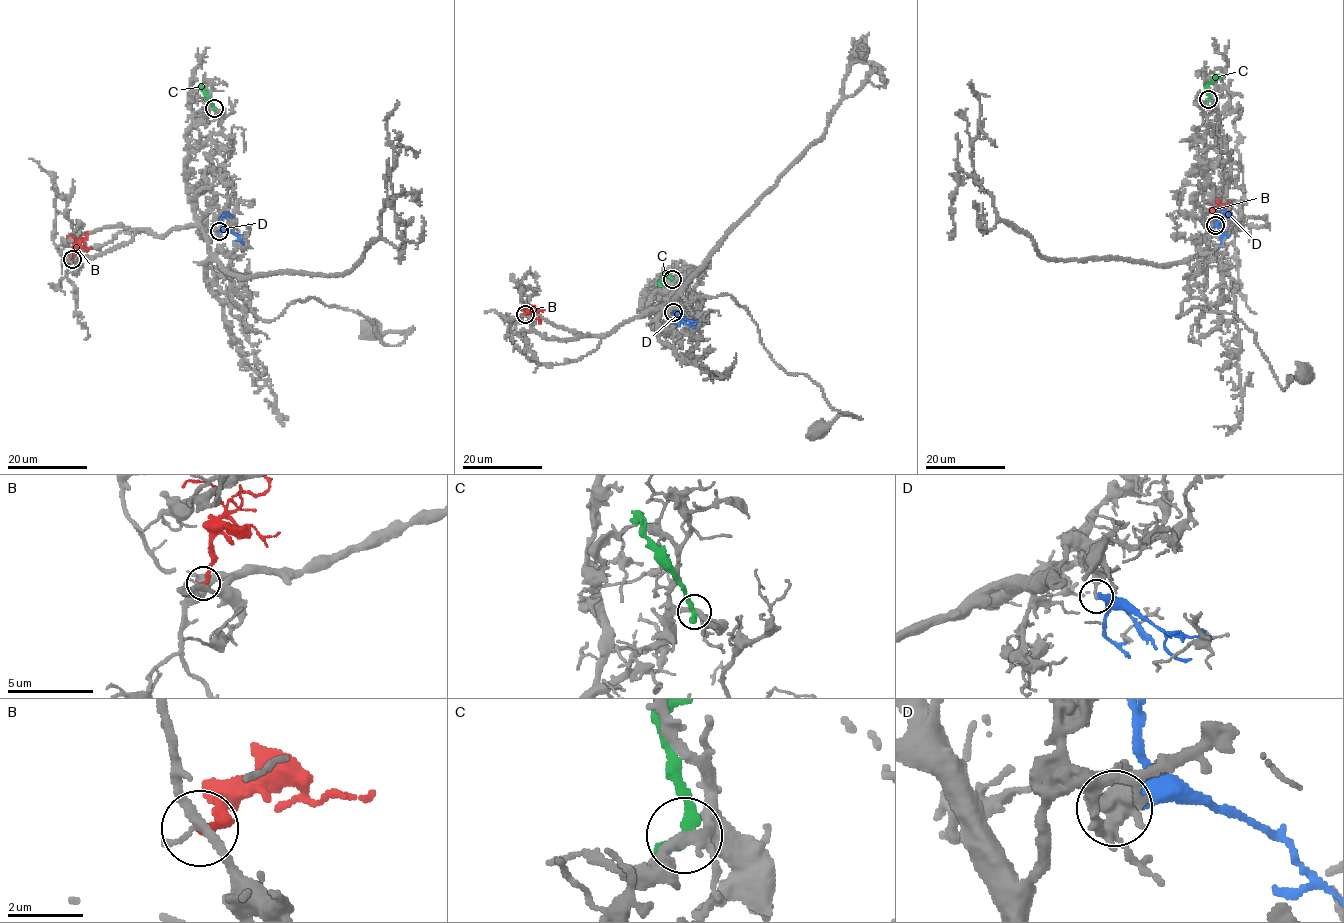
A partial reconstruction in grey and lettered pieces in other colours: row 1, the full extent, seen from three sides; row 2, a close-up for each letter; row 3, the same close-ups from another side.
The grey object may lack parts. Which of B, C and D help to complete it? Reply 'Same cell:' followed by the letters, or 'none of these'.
Same cell: none of these

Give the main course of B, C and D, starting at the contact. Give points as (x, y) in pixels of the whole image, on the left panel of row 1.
B: (72, 260), (74, 246), (79, 238), (87, 238), (87, 231)
C: (214, 108), (204, 88)
D: (219, 231), (223, 214), (233, 217)

